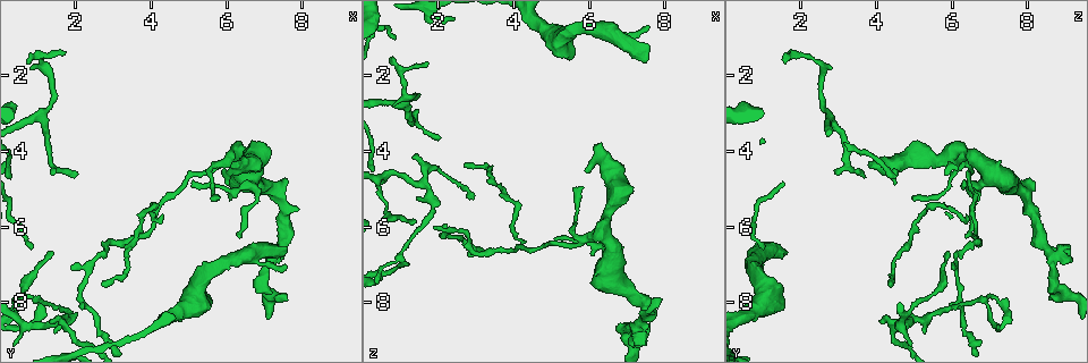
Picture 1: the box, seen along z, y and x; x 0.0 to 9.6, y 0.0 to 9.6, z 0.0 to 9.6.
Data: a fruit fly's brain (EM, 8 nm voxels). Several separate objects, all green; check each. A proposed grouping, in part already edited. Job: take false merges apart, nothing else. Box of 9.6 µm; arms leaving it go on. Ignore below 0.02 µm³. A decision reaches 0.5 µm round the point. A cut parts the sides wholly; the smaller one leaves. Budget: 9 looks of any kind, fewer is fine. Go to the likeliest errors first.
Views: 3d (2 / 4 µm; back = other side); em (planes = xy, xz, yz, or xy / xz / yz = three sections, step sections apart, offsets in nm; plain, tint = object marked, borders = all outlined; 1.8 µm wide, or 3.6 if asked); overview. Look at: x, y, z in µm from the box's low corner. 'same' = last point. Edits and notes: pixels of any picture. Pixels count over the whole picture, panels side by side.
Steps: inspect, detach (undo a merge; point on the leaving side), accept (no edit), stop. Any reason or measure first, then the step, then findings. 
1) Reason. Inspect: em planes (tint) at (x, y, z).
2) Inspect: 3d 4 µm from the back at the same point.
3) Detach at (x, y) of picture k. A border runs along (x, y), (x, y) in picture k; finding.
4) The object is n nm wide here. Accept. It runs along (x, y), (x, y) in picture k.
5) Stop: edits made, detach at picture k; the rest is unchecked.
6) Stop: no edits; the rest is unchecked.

Three-way junction. Inspect: 3d 4 µm at (0.95, 7.95, 6.80).

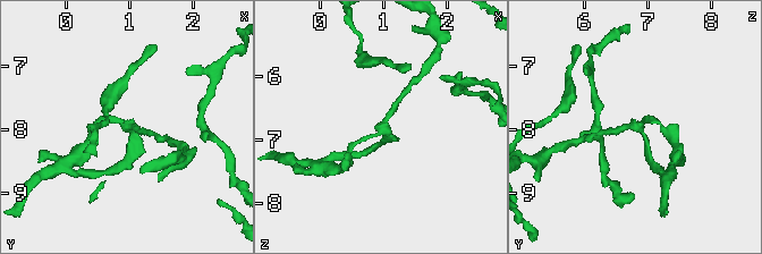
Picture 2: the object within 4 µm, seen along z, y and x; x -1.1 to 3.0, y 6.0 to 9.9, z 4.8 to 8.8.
3 arms meet here; now the EM. Inspect: em planes (plain) at (0.95, 7.95, 6.85).

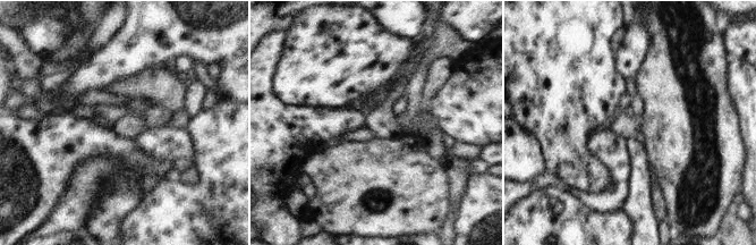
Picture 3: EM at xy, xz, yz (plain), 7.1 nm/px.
With the object marked. Inspect: em planes (tint) at the same point.

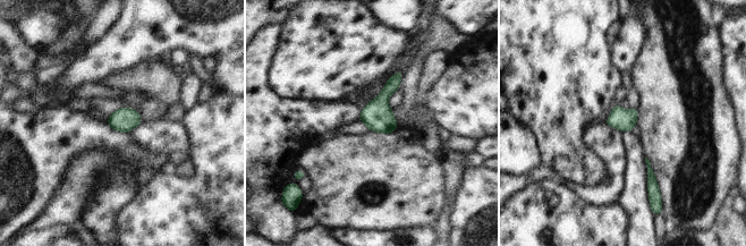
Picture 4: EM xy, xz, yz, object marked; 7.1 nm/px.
Accept. All the same neuron.

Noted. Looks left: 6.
Abrupt turn. Inspect: 3d 4 µm at (1.15, 1.70, 2.50).

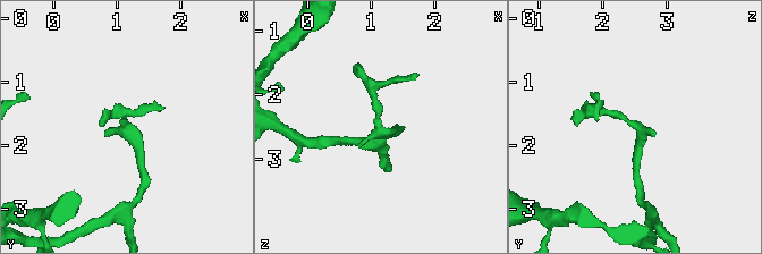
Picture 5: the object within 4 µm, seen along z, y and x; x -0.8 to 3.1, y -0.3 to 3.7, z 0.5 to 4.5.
Need the tissue. Inspect: em xz step 4 (tint) at (1.20, 1.75, 2.55).

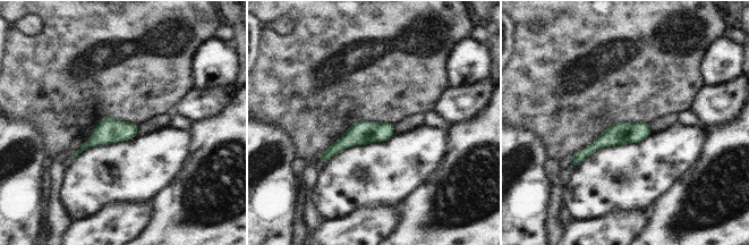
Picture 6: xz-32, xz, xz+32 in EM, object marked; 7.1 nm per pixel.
Cut it another way. Inspect: em planes (tint) at the same point.

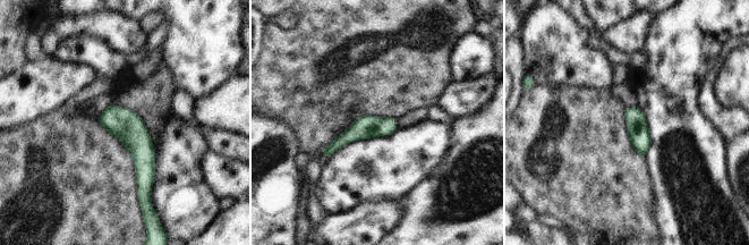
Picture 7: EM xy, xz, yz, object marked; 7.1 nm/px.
The object is 150 nm wide here. Accept. It runs along (112, 108), (143, 152), (141, 187) in picture 7; one neuron here.

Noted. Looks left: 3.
A fork. Inspect: em planes (tint) at (4.10, 5.60, 6.60).

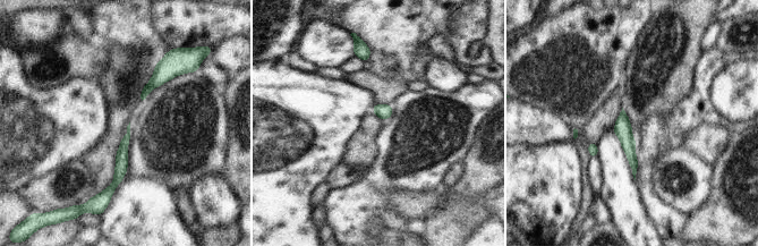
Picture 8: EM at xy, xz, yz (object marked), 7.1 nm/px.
Accept. Continuous, no second neuron.

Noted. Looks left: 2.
Branch point. Inspect: 3d 4 µm at (7.25, 6.75, 8.70).

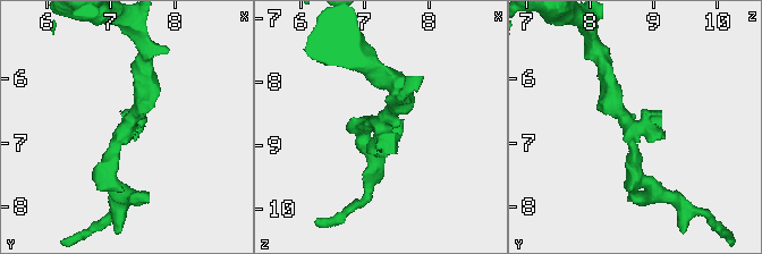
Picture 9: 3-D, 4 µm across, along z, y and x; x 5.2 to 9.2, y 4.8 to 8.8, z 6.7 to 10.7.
Now the EM. Inspect: em planes (tint) at (7.30, 6.75, 8.65).

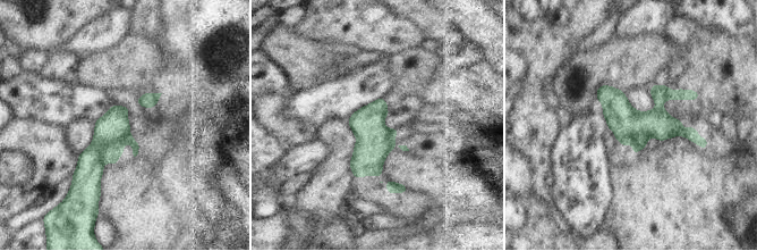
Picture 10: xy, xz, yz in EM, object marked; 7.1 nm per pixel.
Accept. It runs along (600, 90), (634, 124), (697, 140) in picture 10; continuous, no second neuron.

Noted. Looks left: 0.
Stop: no edits; the rest is unchecked.

